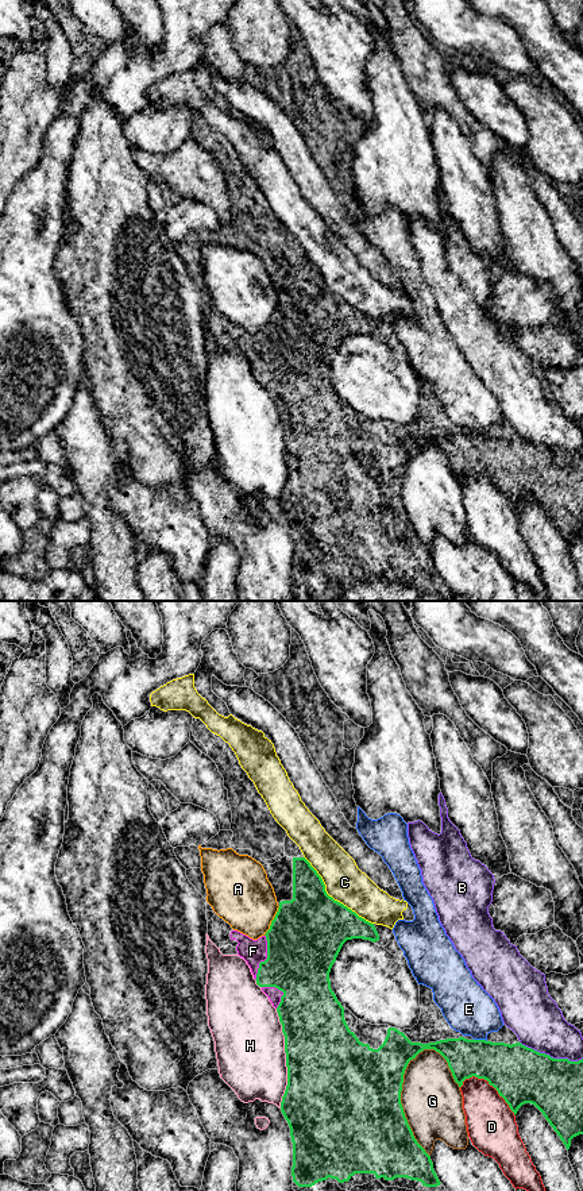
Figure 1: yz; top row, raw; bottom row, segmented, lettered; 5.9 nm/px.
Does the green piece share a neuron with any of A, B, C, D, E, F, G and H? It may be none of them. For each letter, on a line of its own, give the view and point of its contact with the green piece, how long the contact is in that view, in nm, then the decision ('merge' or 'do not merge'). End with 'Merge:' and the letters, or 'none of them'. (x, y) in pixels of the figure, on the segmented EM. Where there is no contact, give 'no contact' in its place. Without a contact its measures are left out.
A: meets green in yz at (271, 921); contact 200 nm long; do not merge
B: meets green in yz at (549, 1056); contact 400 nm long; do not merge
C: meets green in yz at (331, 897); contact 600 nm long; do not merge
D: meets green in yz at (491, 1084); contact 380 nm long; do not merge
E: meets green in yz at (481, 1040); contact 80 nm long; do not merge
F: meets green in yz at (267, 958); contact 280 nm long; merge
G: meets green in yz at (400, 1102); contact 650 nm long; do not merge
H: meets green in yz at (286, 1059); contact 600 nm long; do not merge
Merge: F

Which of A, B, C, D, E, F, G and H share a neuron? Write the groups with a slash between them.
A / B / C / D / E / F / G / H

